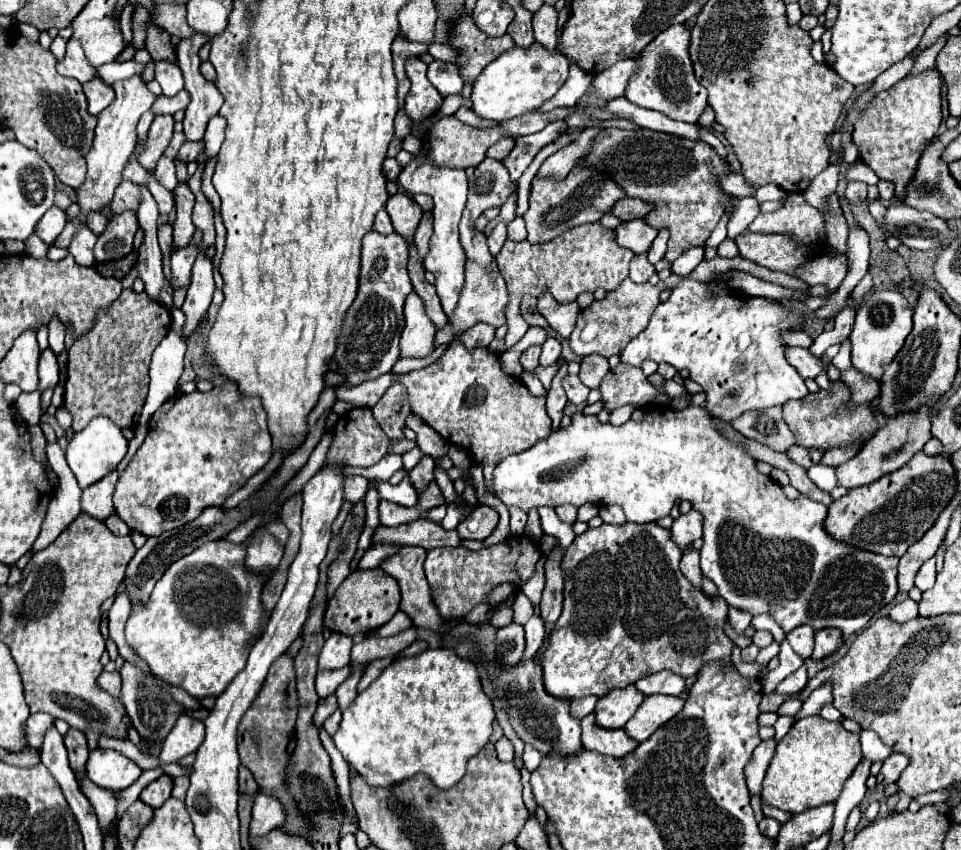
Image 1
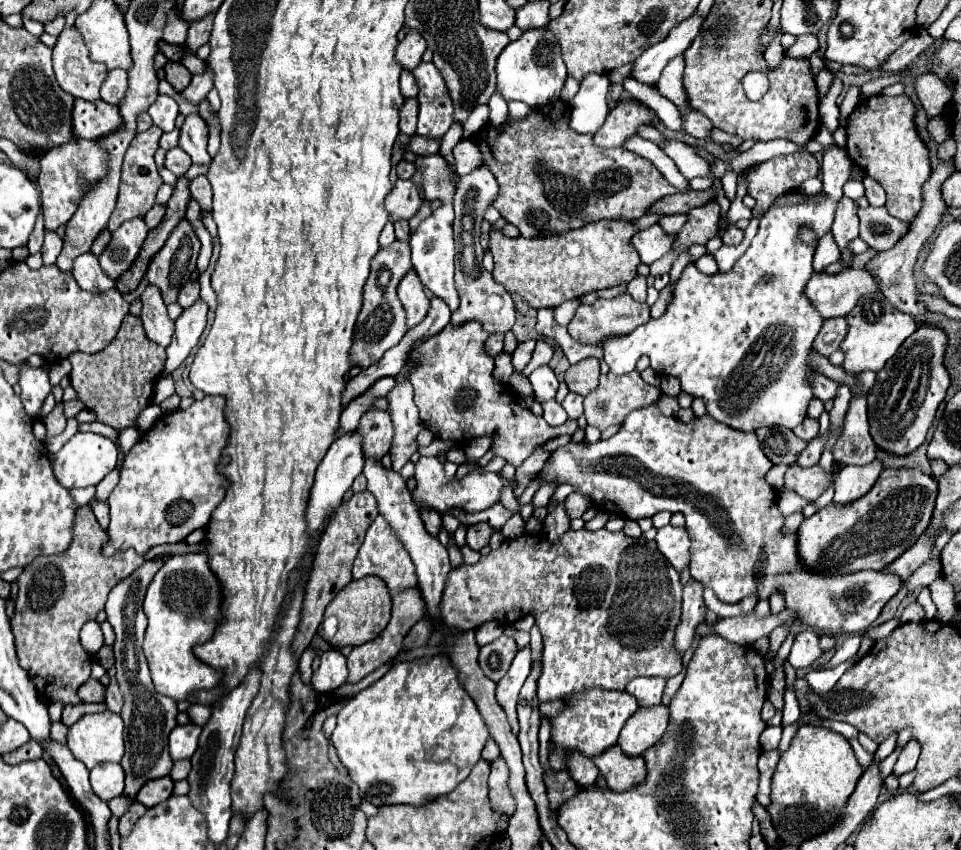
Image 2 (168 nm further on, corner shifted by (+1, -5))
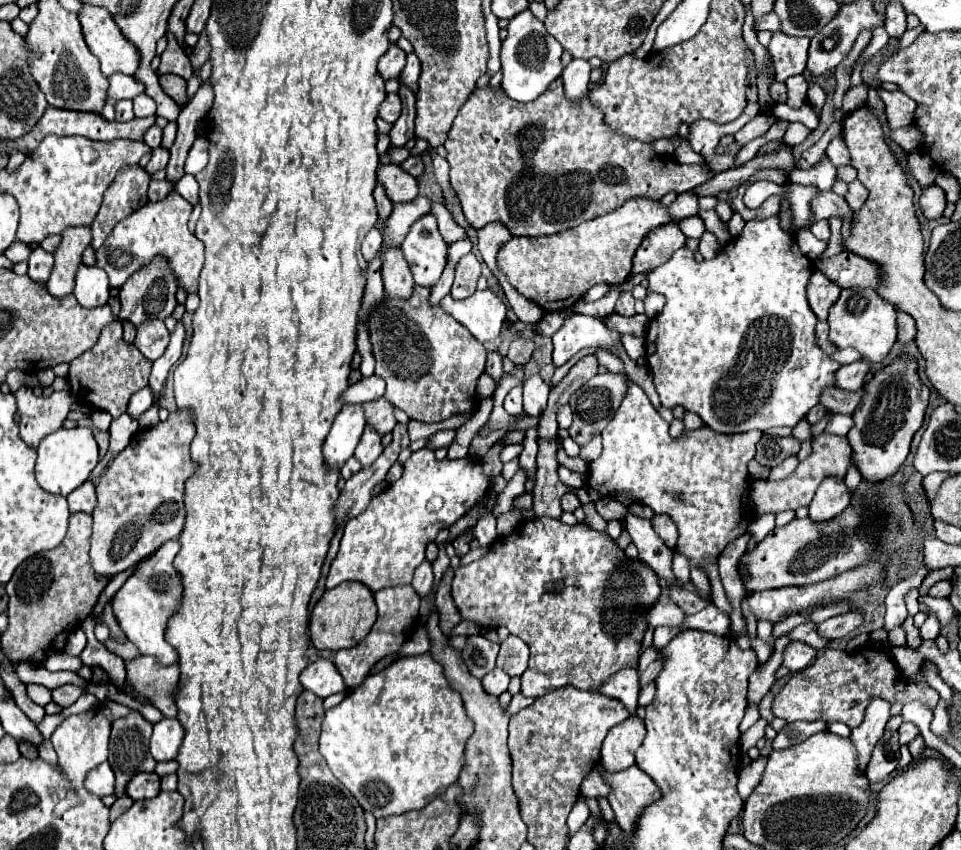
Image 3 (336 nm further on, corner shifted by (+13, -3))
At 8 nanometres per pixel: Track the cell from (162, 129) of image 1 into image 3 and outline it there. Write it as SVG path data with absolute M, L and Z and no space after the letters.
M125 166L125 170L121 170L121 174L113 180L113 186L105 190L101 210L97 212L97 218L91 224L93 230L91 246L95 250L105 242L107 234L113 230L117 222L125 220L147 202L149 182L151 176L145 172L145 168Z

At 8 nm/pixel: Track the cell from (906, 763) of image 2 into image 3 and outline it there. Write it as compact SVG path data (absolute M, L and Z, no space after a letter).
M903 722L901 728L899 728L899 744L901 746L907 746L915 736L919 734L919 728L911 722Z

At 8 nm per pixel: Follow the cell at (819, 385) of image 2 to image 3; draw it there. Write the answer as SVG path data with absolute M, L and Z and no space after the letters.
M829 386L829 390L821 392L819 402L825 408L829 408L829 412L853 414L853 410L857 408L857 404L861 402L861 394L863 394L863 390L859 390L859 392L845 392L845 390Z

